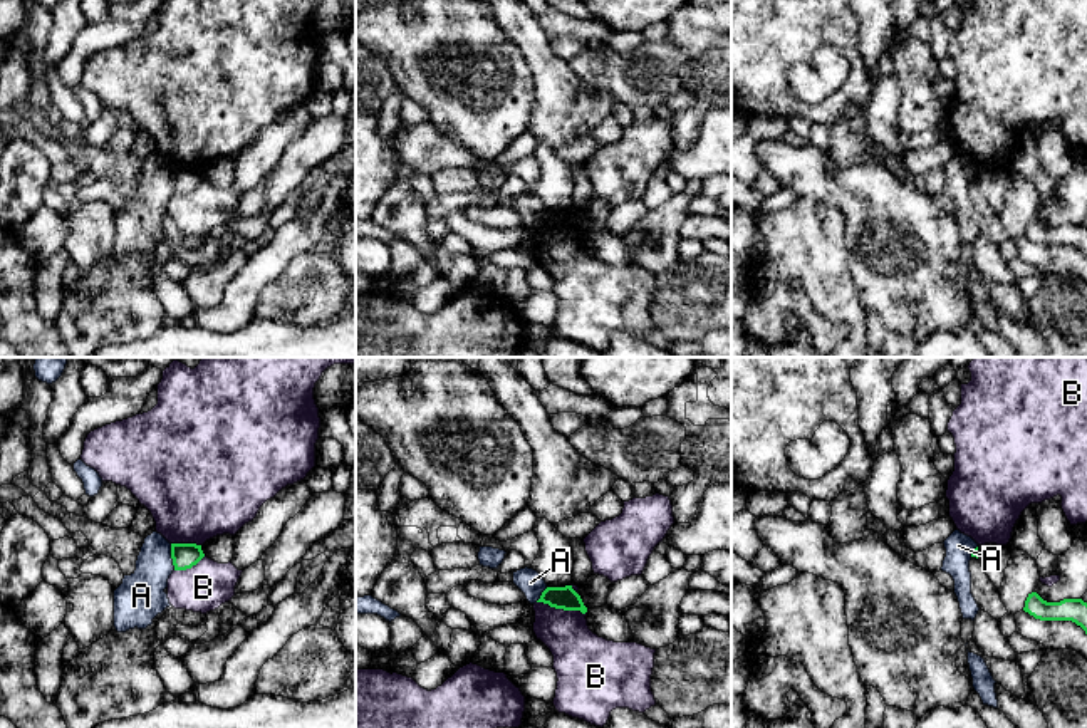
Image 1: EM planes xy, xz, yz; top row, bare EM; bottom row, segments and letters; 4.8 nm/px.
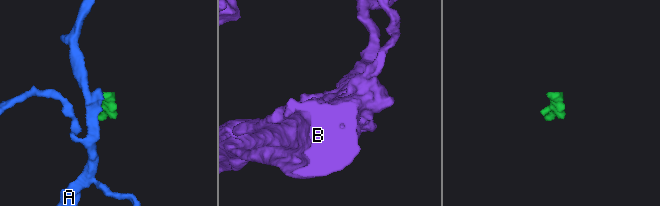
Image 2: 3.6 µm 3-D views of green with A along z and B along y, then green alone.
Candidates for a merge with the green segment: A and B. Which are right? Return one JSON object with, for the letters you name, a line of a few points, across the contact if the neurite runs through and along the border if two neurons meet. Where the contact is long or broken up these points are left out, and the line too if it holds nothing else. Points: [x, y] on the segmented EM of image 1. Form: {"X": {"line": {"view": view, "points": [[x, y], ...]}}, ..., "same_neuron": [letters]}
{"same_neuron": []}

